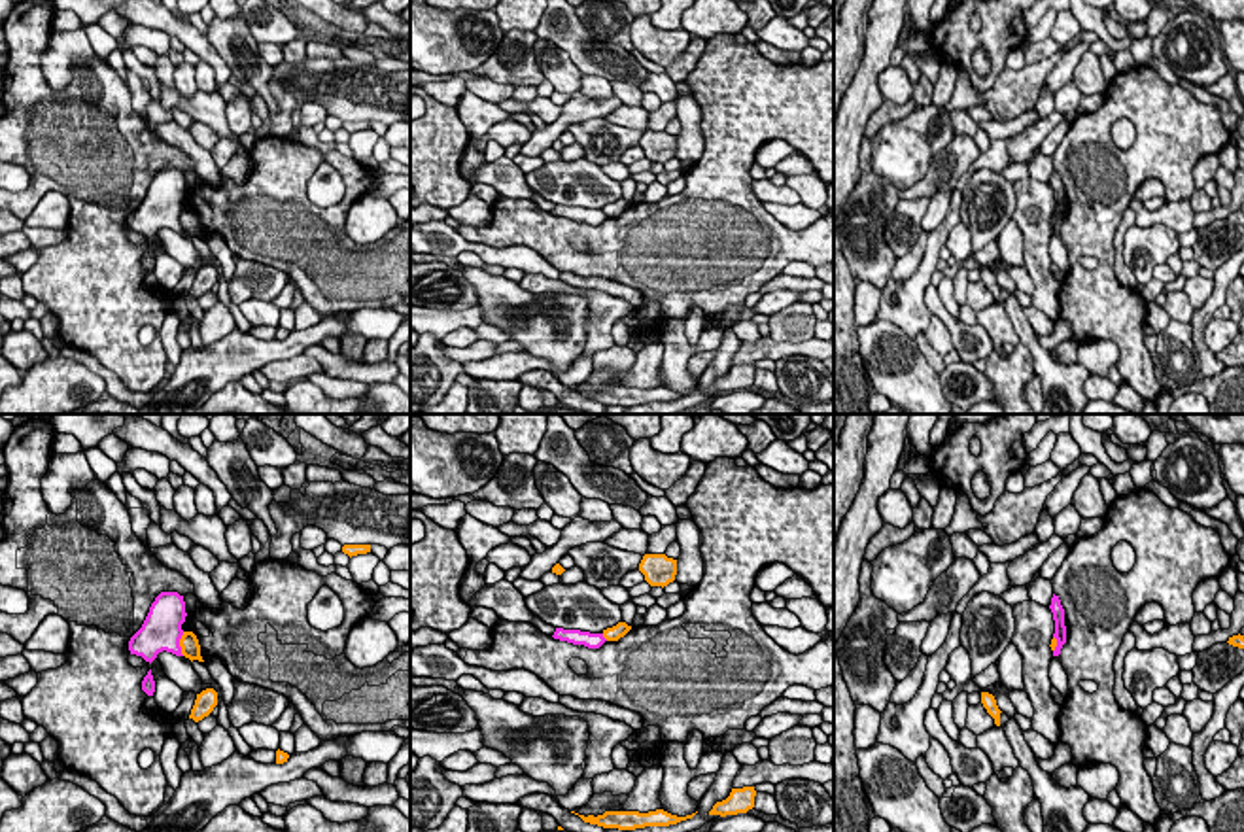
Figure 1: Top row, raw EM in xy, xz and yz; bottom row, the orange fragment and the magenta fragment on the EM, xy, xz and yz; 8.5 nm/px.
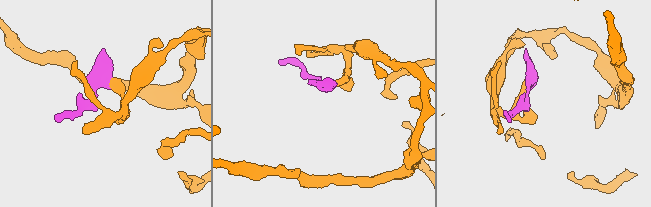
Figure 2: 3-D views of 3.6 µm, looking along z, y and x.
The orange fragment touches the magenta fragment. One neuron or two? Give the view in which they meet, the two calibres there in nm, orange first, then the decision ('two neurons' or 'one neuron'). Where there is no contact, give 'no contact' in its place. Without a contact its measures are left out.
meets orange in xy; 160 nm thick on the orange side, 340 nm on the other; two neurons

